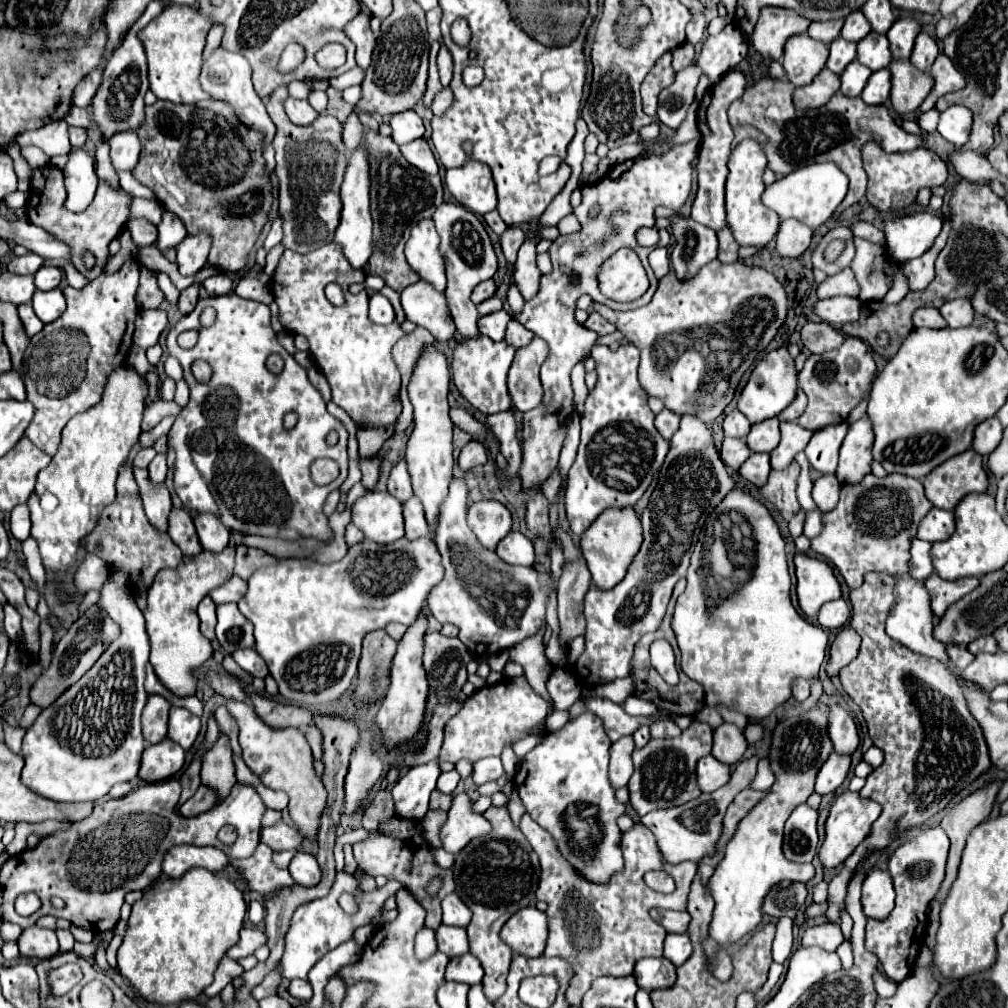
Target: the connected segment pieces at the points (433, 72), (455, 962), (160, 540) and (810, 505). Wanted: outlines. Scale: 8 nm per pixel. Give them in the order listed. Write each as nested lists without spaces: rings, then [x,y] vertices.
[[[433,43],[431,53],[429,53],[429,81],[427,81],[427,91],[425,91],[425,97],[423,97],[425,107],[431,107],[435,95],[443,89],[443,85],[439,81],[439,75],[437,75],[437,63],[435,63],[437,51],[439,51],[439,43]]]
[[[465,953],[465,955],[453,957],[449,961],[447,971],[445,971],[445,979],[447,981],[459,981],[459,983],[475,985],[475,983],[481,983],[483,969],[481,969],[477,957],[473,957],[471,953]]]
[[[123,465],[119,469],[117,479],[117,499],[101,513],[97,527],[81,541],[81,547],[87,553],[93,553],[109,563],[109,567],[125,567],[131,573],[131,591],[137,593],[141,587],[149,587],[153,583],[153,577],[163,567],[177,567],[183,553],[177,549],[177,545],[167,537],[167,533],[157,533],[151,523],[145,517],[143,501],[135,483],[135,477],[131,473],[131,467]]]
[[[799,453],[799,455],[795,457],[795,461],[797,461],[797,463],[799,463],[799,465],[801,466],[801,473],[798,478],[796,490],[799,504],[801,508],[805,510],[805,512],[814,510],[817,508],[817,506],[815,505],[815,502],[813,501],[811,496],[813,481],[810,475],[810,464],[807,457],[805,457],[803,453]]]

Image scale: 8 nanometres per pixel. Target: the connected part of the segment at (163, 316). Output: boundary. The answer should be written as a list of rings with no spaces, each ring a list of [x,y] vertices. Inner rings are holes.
[[[159,309],[151,311],[141,311],[135,321],[135,333],[133,333],[133,343],[139,345],[141,349],[149,349],[159,341],[161,331],[167,325],[167,313]]]

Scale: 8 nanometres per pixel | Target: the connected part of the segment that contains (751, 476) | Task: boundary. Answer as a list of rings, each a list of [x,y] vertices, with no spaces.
[[[751,453],[751,457],[741,465],[739,475],[747,481],[751,481],[753,485],[761,487],[767,481],[767,475],[771,471],[769,465],[769,455],[767,453]]]

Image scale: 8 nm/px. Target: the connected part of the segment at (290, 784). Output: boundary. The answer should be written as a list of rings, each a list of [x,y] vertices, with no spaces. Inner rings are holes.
[[[229,699],[225,703],[227,711],[235,717],[237,725],[239,725],[239,745],[243,749],[243,761],[247,763],[247,767],[259,775],[259,779],[273,791],[285,791],[289,795],[289,815],[295,821],[295,825],[299,827],[299,831],[309,837],[315,839],[317,827],[319,827],[319,817],[321,811],[325,809],[325,787],[321,783],[321,779],[315,775],[313,769],[313,757],[311,757],[311,749],[305,741],[305,735],[301,729],[295,727],[285,727],[285,729],[273,729],[269,725],[265,725],[261,721],[261,717],[257,717],[253,705],[245,703],[245,701],[235,701]]]

